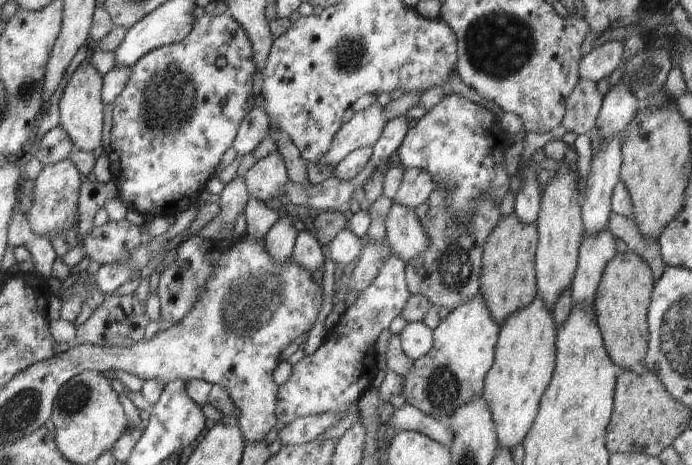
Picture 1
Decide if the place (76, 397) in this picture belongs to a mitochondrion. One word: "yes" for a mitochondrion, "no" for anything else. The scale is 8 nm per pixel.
yes

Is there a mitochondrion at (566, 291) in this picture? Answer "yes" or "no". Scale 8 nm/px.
no

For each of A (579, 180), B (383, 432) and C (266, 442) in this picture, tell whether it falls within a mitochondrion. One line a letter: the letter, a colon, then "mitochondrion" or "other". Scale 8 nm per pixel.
A: other
B: other
C: other

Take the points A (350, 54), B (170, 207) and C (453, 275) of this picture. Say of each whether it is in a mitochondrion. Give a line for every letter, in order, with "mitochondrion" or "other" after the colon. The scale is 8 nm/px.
A: mitochondrion
B: other
C: mitochondrion

